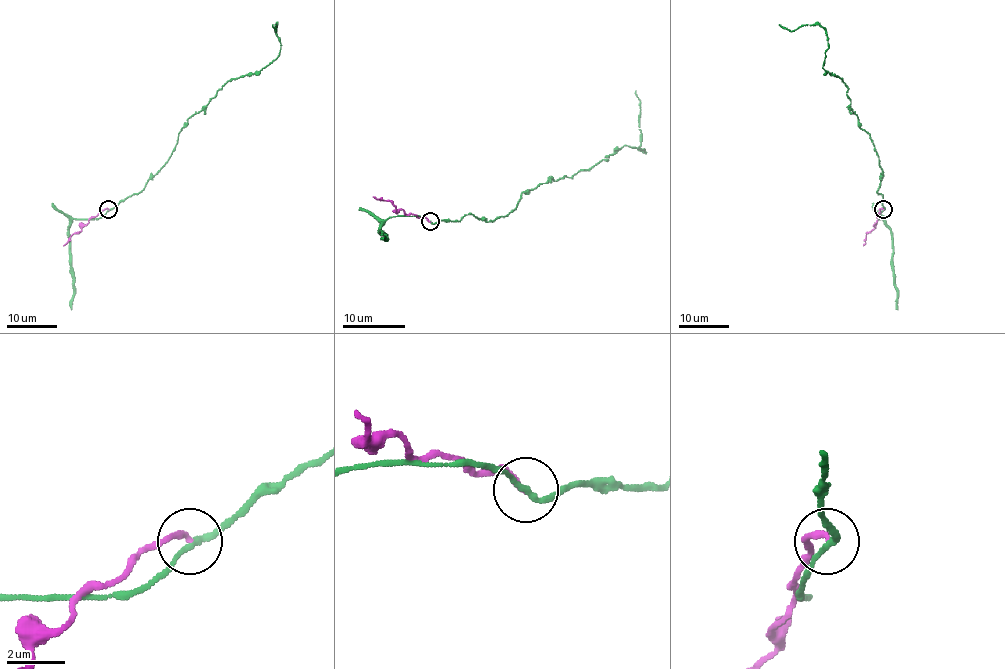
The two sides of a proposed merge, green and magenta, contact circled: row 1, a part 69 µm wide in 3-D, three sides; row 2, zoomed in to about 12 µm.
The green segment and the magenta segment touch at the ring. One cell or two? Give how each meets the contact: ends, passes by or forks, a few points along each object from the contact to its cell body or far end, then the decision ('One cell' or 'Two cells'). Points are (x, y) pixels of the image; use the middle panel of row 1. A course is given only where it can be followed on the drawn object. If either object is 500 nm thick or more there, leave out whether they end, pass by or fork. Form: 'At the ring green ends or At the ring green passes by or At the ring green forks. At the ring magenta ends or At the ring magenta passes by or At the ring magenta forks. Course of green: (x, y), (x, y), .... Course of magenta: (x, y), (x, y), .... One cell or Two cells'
At the ring green passes by. At the ring magenta ends. Course of green: (430, 222), (469, 214), (492, 222), (516, 208), (524, 192), (574, 176), (627, 145), (645, 153), (636, 91). Course of magenta: (430, 222), (402, 209), (397, 211), (386, 200), (372, 197). Two cells

